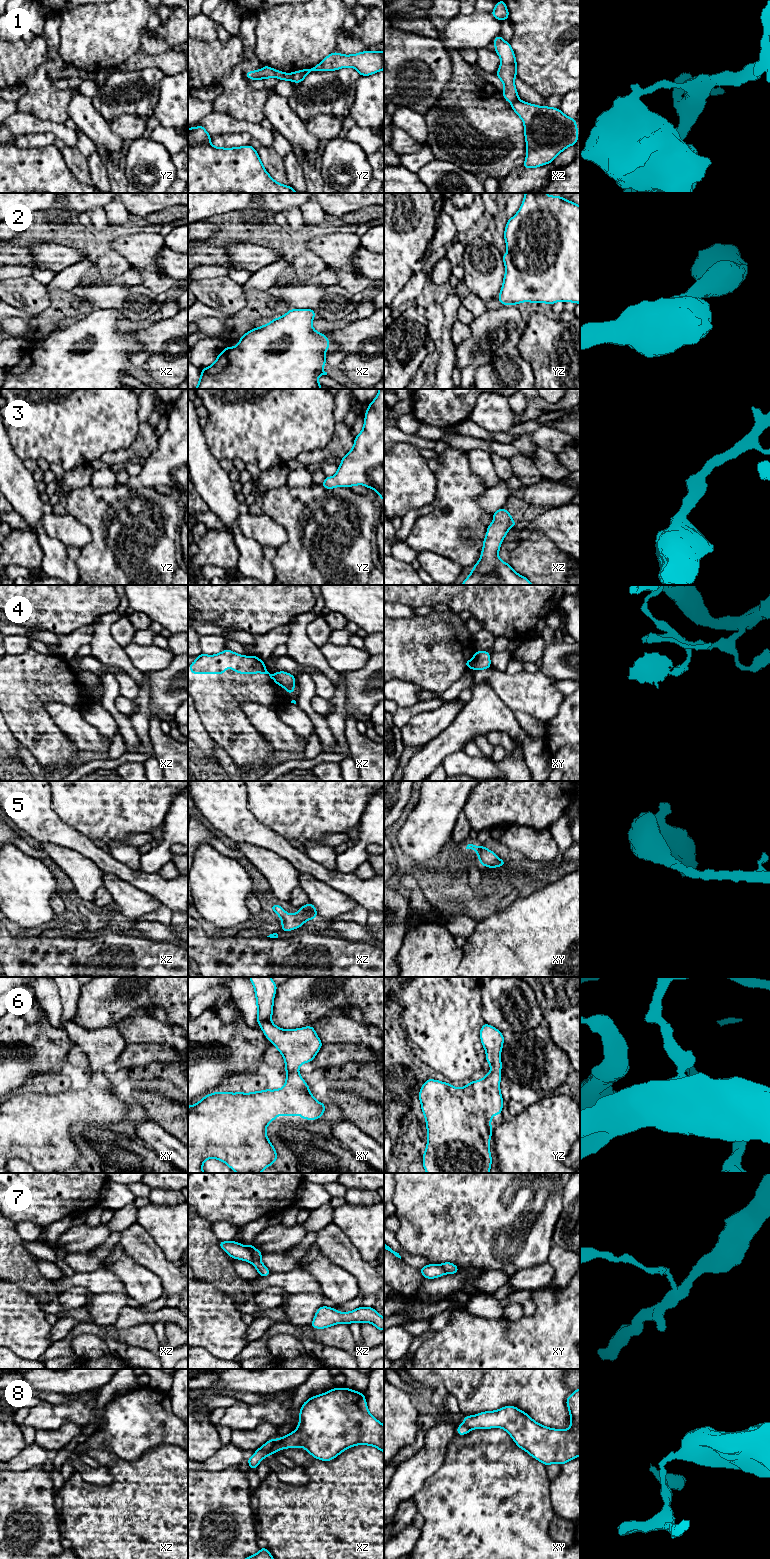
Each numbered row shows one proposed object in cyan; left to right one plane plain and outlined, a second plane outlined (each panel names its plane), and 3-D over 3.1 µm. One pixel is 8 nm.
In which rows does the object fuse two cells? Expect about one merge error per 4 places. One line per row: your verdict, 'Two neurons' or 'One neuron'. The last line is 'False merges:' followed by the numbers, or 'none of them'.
1: Two neurons
2: One neuron
3: One neuron
4: Two neurons
5: One neuron
6: One neuron
7: Two neurons
8: Two neurons
False merges: 1, 4, 7, 8

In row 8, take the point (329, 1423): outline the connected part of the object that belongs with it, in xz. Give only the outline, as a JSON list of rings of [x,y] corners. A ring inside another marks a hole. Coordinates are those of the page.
[[[346,1387],[334,1388],[303,1403],[297,1429],[280,1437],[266,1451],[266,1457],[281,1449],[303,1447],[314,1458],[331,1461],[356,1445],[373,1446],[384,1453],[384,1425],[370,1414],[364,1394]]]

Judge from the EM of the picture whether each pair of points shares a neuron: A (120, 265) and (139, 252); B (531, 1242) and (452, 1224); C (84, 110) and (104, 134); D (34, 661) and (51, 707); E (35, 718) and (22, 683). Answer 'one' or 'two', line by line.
A: two
B: one
C: one
D: two
E: one

